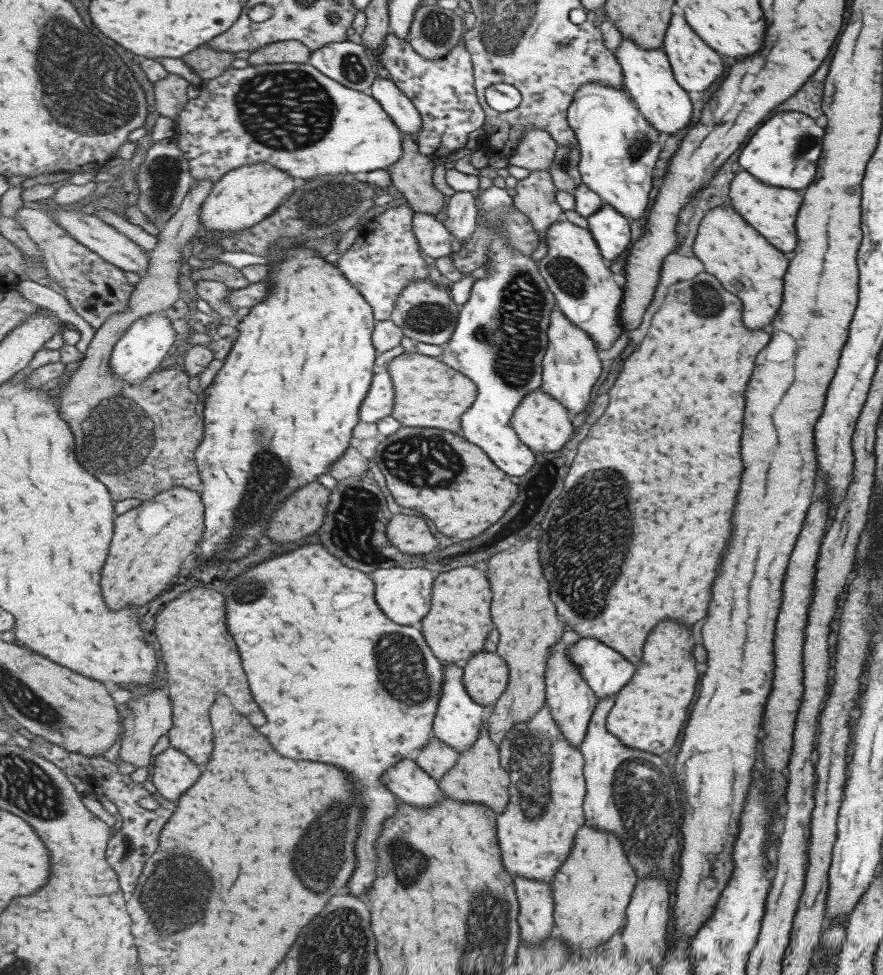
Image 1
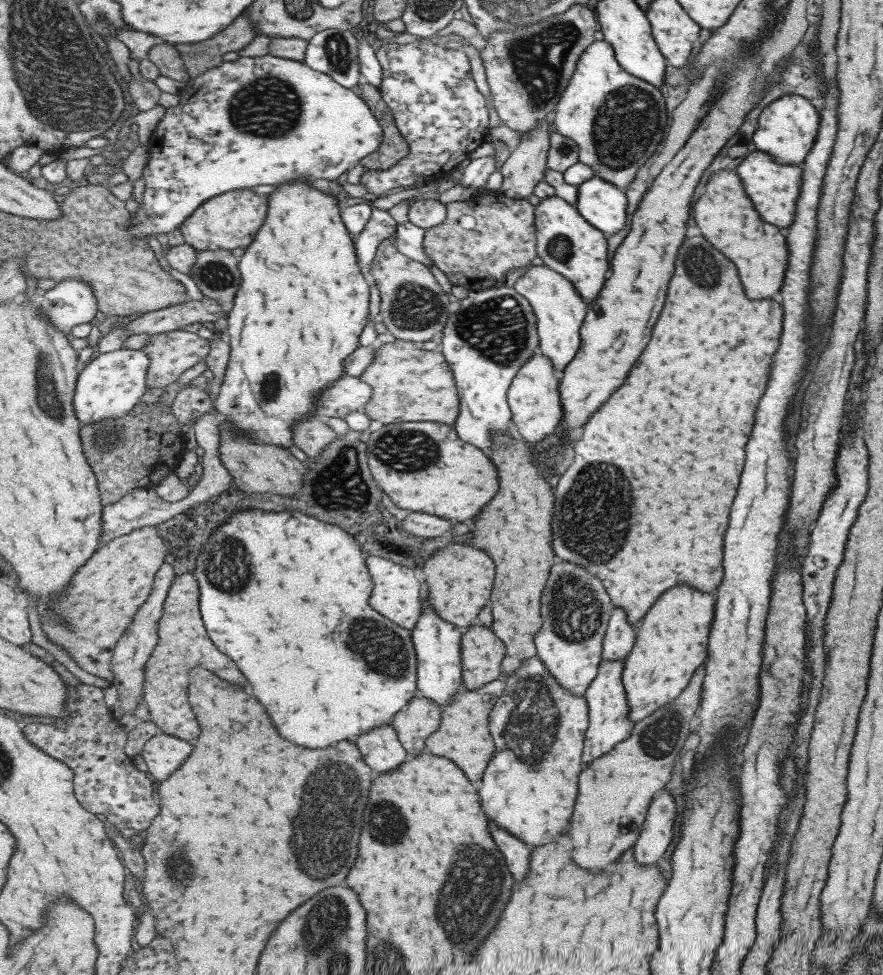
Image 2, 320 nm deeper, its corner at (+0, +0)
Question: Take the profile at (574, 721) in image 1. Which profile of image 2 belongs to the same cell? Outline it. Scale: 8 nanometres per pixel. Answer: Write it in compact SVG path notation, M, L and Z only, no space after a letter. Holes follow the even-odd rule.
M557 562L555 568L551 568L551 584L547 584L547 592L543 592L543 632L534 636L534 647L539 648L536 657L546 665L559 688L575 698L584 696L587 686L597 675L611 608L601 582L583 568L577 568L571 562Z

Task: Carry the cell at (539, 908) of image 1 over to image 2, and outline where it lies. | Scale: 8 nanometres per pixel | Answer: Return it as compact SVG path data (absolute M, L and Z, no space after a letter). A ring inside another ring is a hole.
M490 820L490 831L495 834L495 840L499 840L499 852L507 856L507 864L511 864L511 872L515 872L515 880L523 880L527 874L527 860L529 860L529 850L527 846L513 838L509 832L505 832L495 821Z

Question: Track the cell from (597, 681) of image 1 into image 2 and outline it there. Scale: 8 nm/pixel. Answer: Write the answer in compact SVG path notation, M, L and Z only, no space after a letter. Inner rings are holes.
M613 608L602 640L601 658L603 662L623 662L626 654L632 649L634 640L635 630L627 624L625 612L621 608Z

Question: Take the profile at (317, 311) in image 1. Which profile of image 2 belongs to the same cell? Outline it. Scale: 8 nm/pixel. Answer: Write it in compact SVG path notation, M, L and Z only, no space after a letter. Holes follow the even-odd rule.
M297 179L291 183L277 186L277 190L270 194L270 211L266 224L259 230L254 243L246 247L244 255L240 258L239 269L242 281L233 301L227 321L226 335L230 345L230 358L220 387L220 393L214 401L215 412L225 421L229 421L238 433L255 439L257 442L276 444L289 448L294 444L294 424L309 415L316 414L316 402L326 388L333 387L343 375L346 374L346 360L359 348L361 332L367 325L369 318L369 284L365 282L365 274L358 262L357 244L355 237L349 236L350 231L343 221L339 210L339 199L335 195L327 194L315 188L307 179Z

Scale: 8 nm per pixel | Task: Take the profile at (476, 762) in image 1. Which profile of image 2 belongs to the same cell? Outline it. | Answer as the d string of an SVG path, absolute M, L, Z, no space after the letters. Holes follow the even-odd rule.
M499 678L479 690L463 688L455 699L442 709L440 729L437 730L437 733L431 734L426 742L427 751L454 760L455 764L458 764L477 785L480 785L487 767L490 766L490 760L494 758L495 742L489 732L489 718L491 718L489 714L502 697L505 688L505 682Z

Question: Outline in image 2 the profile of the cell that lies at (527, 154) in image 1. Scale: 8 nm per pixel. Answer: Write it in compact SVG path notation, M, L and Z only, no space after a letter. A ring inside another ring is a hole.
M578 4L547 19L492 32L486 39L486 45L480 50L480 55L486 68L495 112L505 126L522 135L533 131L539 121L550 117L551 111L558 104L560 94L570 80L578 56L596 39L597 23L595 13L586 5Z

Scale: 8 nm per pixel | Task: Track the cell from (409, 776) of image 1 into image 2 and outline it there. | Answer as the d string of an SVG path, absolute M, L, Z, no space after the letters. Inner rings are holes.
M392 724L374 728L373 732L357 738L355 743L367 764L379 774L397 771L411 756Z

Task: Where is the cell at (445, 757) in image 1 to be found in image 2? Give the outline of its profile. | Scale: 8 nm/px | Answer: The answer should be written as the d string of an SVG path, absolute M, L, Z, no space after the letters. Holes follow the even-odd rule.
M421 693L419 695L398 712L392 723L411 756L427 751L427 739L440 729L443 715L443 707L439 703L423 697Z

